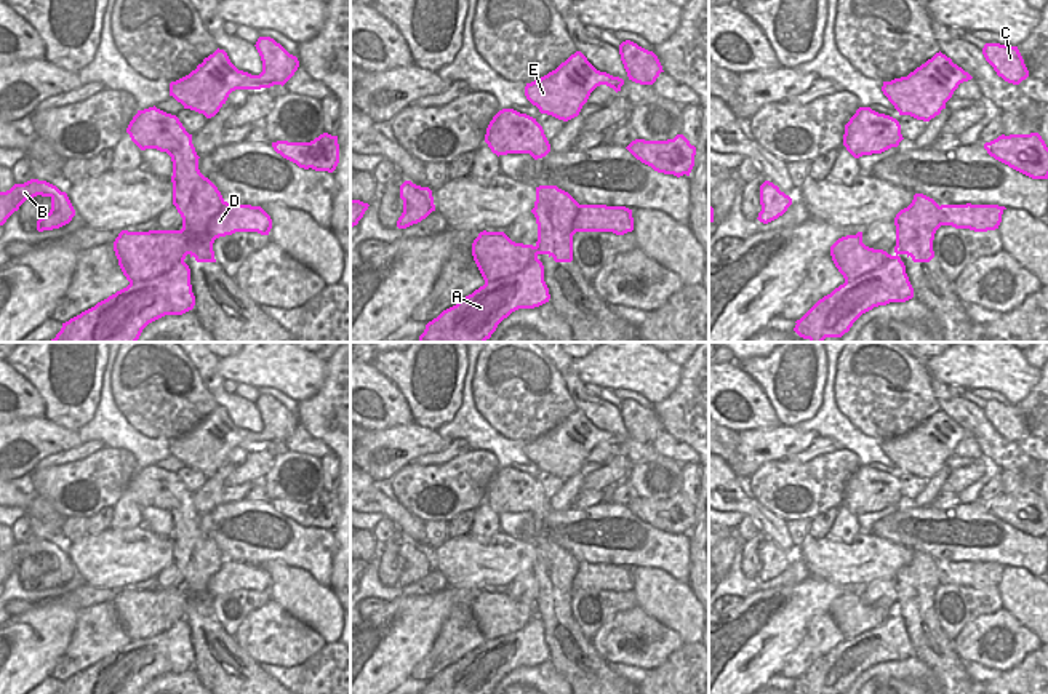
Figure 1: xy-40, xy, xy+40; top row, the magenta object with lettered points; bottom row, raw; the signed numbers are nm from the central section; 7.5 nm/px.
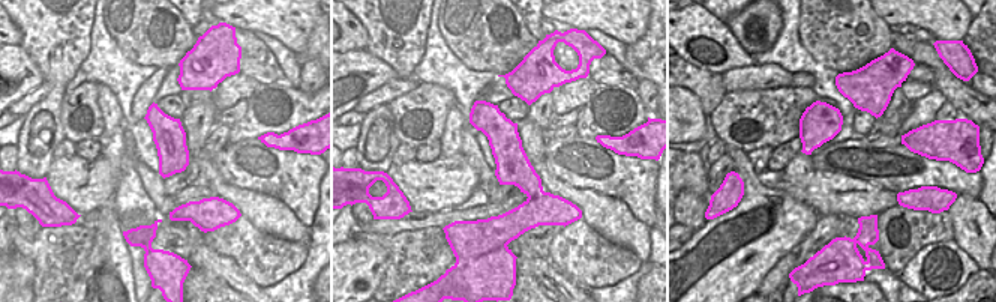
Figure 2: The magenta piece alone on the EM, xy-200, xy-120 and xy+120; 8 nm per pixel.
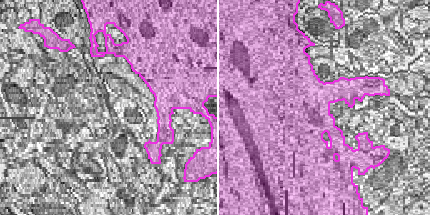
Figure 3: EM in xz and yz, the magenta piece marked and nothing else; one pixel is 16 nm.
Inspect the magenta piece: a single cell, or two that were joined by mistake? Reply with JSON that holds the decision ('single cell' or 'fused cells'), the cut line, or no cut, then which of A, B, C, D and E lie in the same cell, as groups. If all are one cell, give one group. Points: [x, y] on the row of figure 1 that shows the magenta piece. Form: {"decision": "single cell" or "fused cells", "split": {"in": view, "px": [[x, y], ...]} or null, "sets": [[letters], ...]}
{"decision": "single cell", "split": null, "sets": [["A", "B", "C", "D", "E"]]}

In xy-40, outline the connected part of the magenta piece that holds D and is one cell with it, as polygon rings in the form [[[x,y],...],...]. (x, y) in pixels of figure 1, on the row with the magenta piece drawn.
[[[155,106],[138,110],[126,133],[141,150],[157,149],[171,157],[173,205],[182,217],[182,229],[122,230],[114,241],[114,251],[130,285],[62,323],[61,331],[50,342],[136,342],[149,323],[165,315],[182,315],[194,309],[190,269],[184,262],[187,254],[194,256],[197,262],[216,262],[213,251],[216,238],[235,232],[269,235],[272,229],[272,219],[261,206],[227,203],[218,187],[200,173],[200,157],[192,144],[192,134],[186,131],[176,115]]]

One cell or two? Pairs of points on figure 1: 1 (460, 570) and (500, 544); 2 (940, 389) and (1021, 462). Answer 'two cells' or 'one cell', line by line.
1: one cell
2: one cell

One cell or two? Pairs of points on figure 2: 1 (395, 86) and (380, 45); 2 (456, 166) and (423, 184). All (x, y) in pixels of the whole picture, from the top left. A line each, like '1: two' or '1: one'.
1: two
2: one

